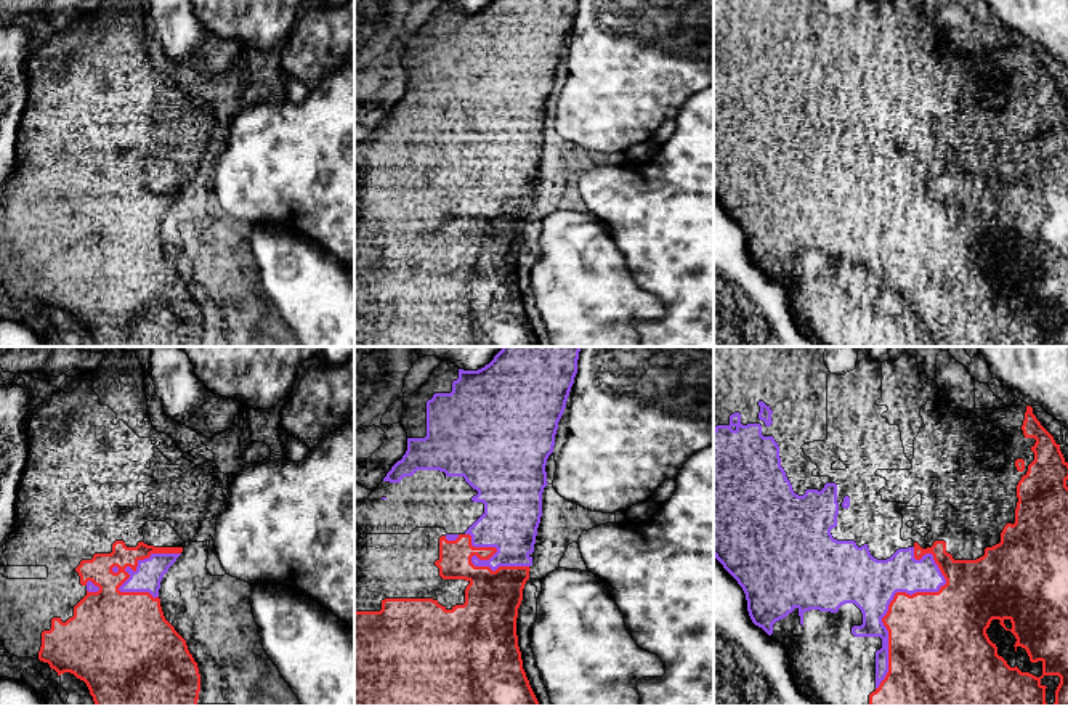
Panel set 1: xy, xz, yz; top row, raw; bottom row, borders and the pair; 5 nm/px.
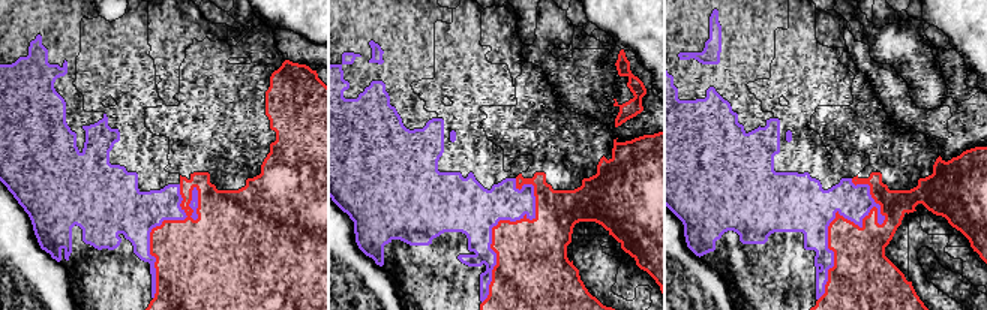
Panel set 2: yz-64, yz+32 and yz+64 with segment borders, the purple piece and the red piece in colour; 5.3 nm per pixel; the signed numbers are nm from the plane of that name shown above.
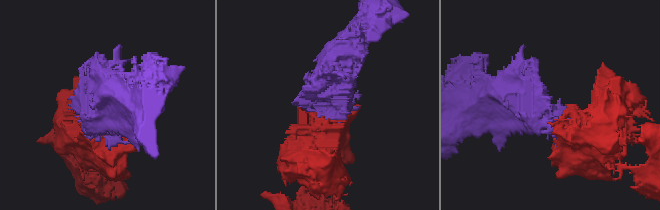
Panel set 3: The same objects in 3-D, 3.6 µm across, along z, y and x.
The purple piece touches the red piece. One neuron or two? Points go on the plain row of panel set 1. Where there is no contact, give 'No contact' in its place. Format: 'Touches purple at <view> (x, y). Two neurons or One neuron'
Touches purple at yz (890, 241). One neuron

